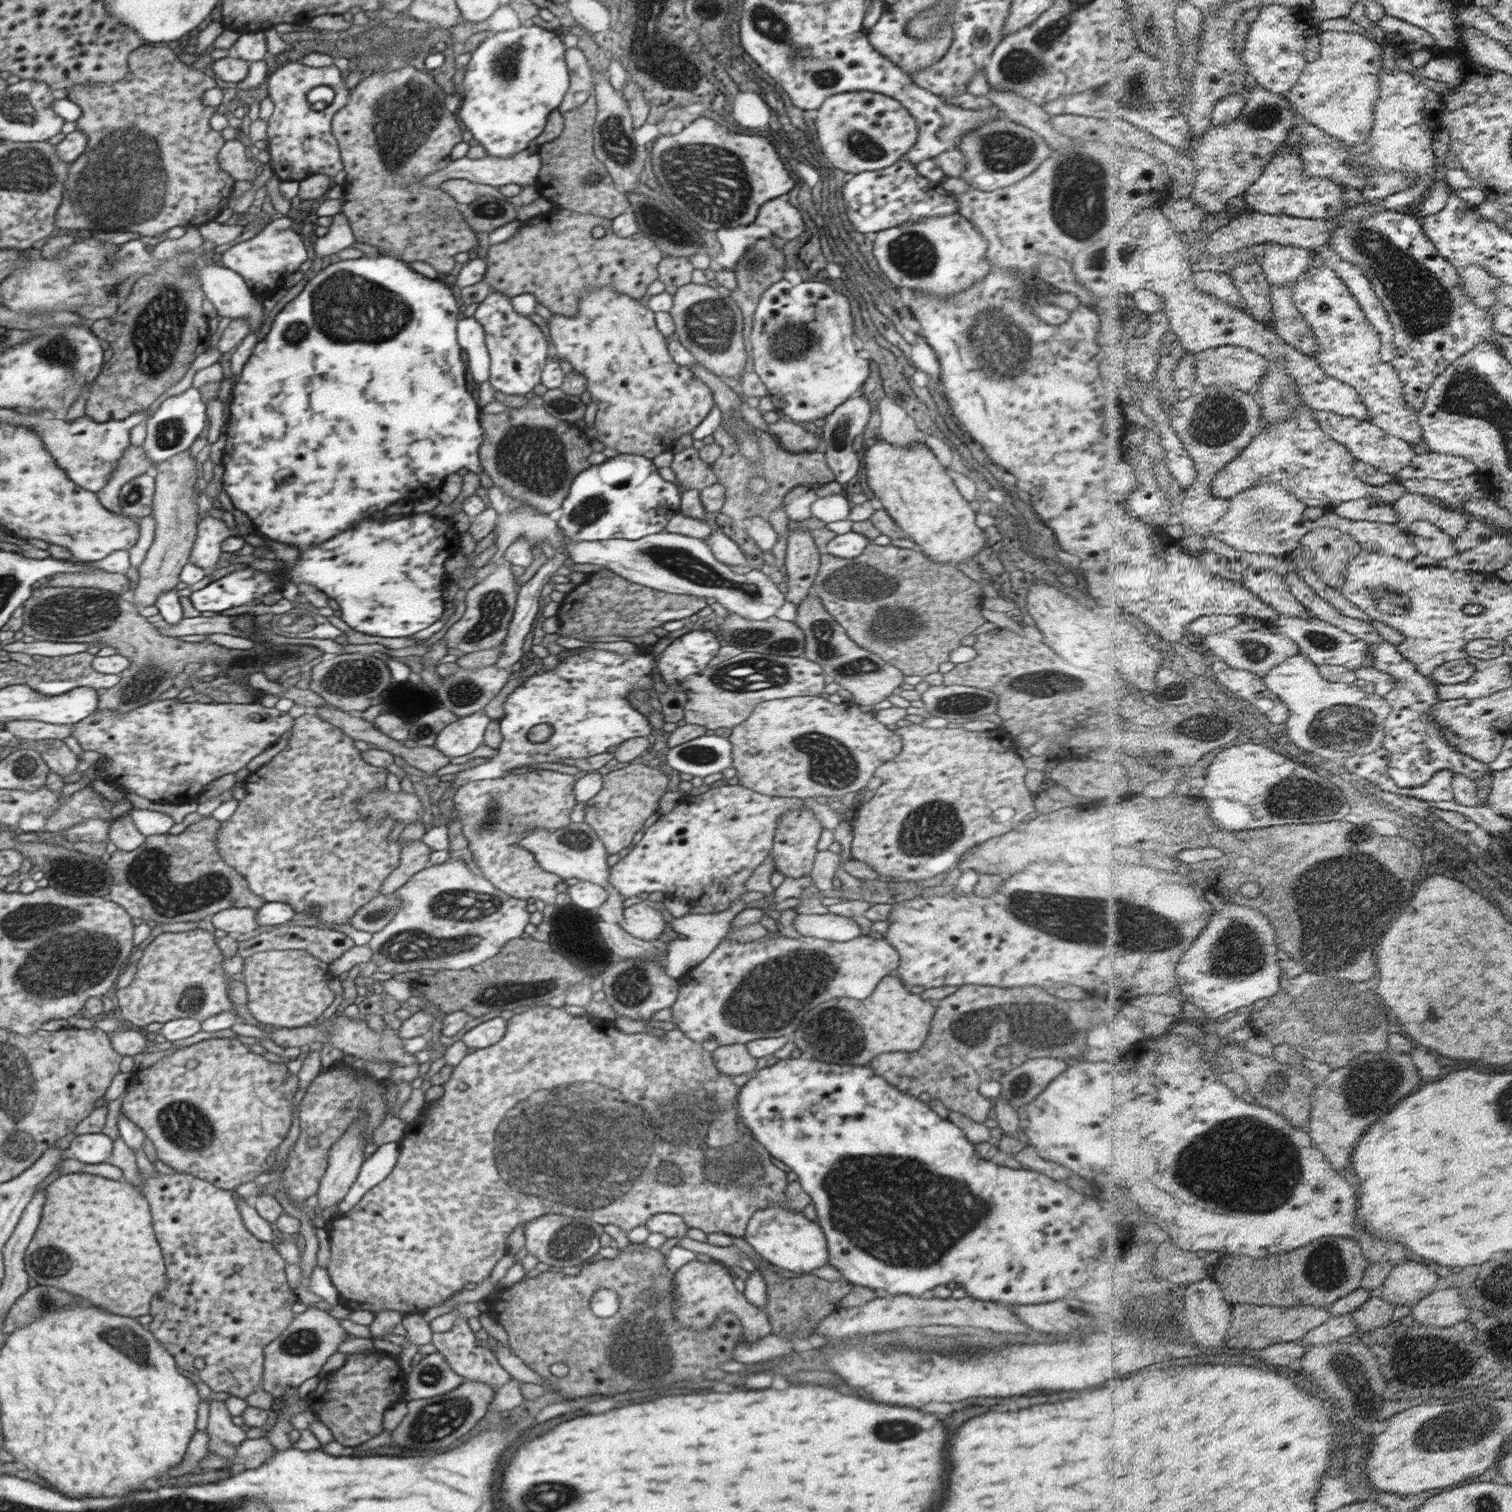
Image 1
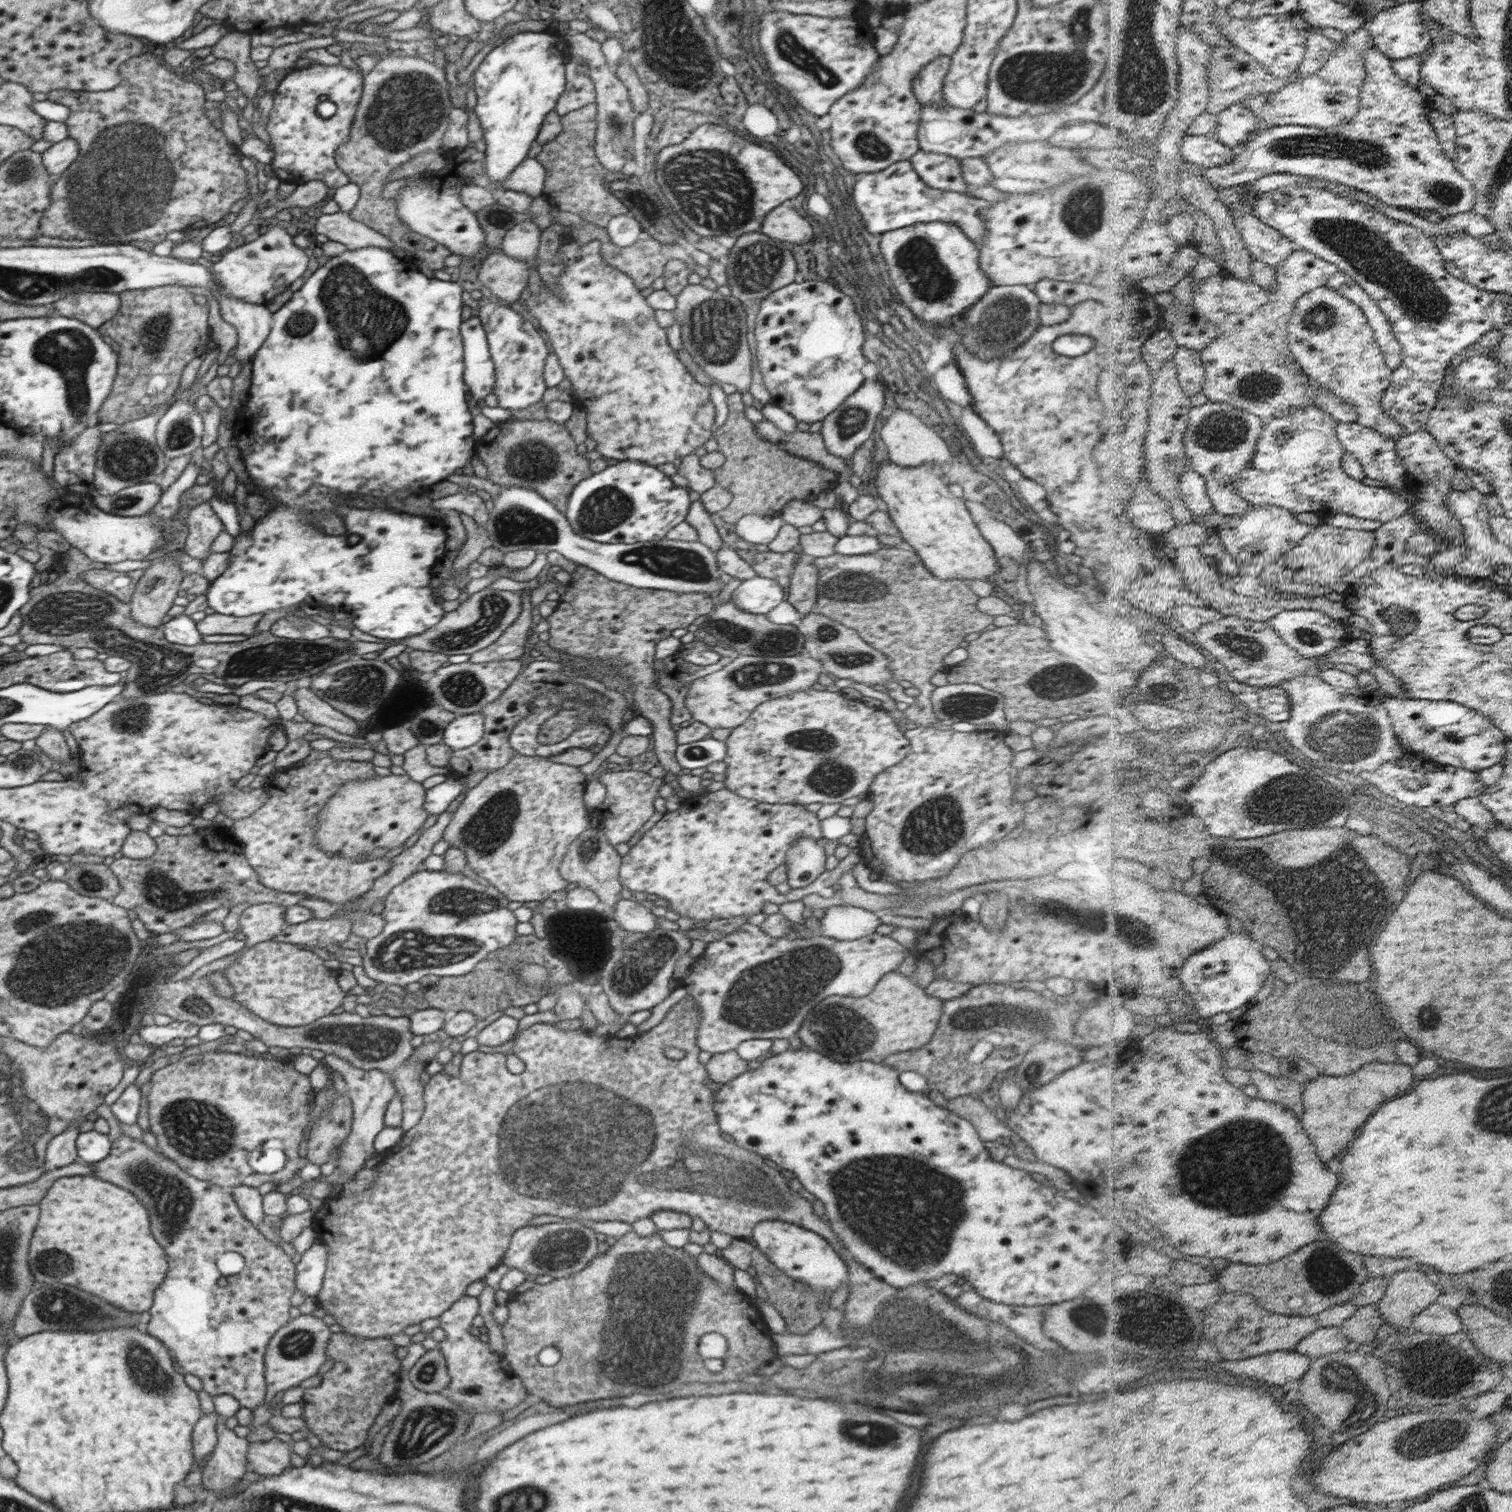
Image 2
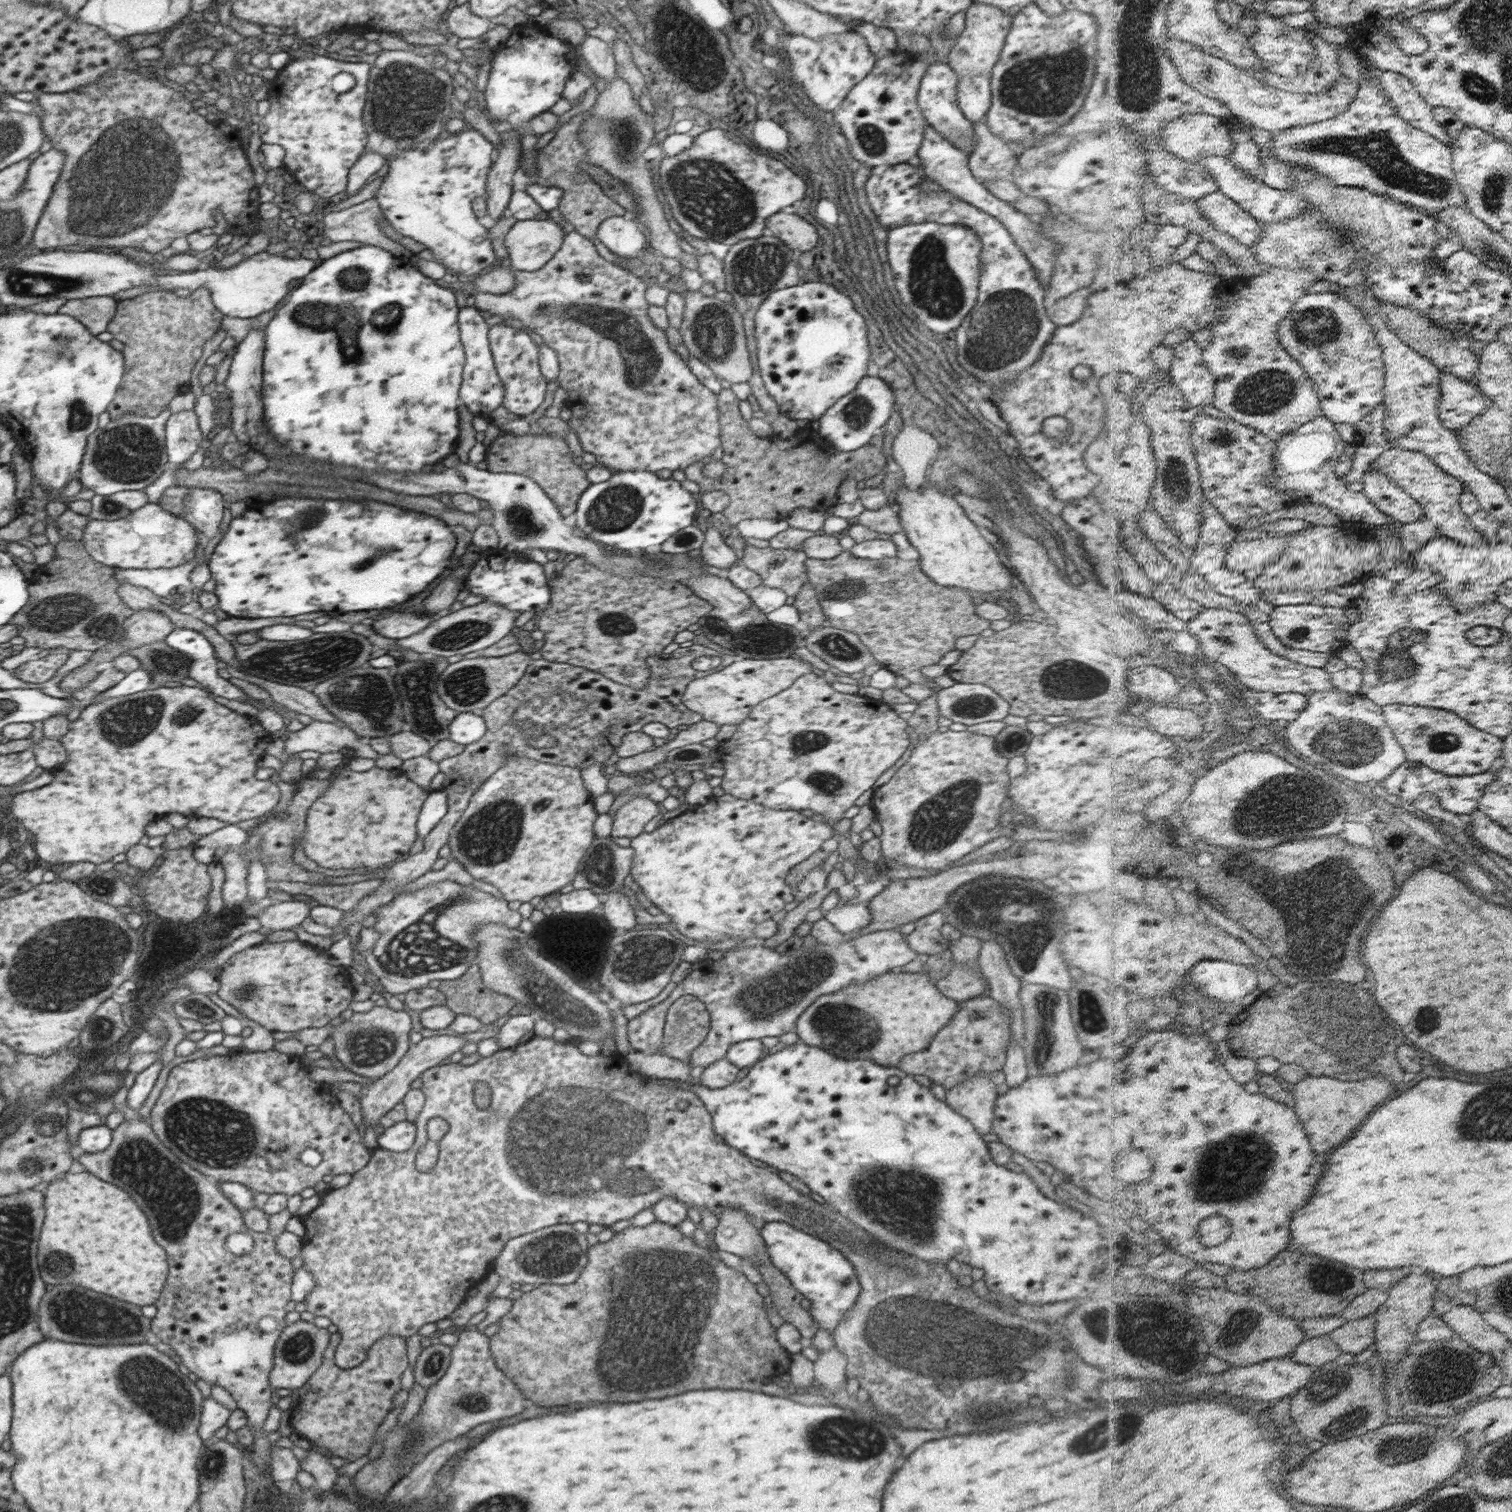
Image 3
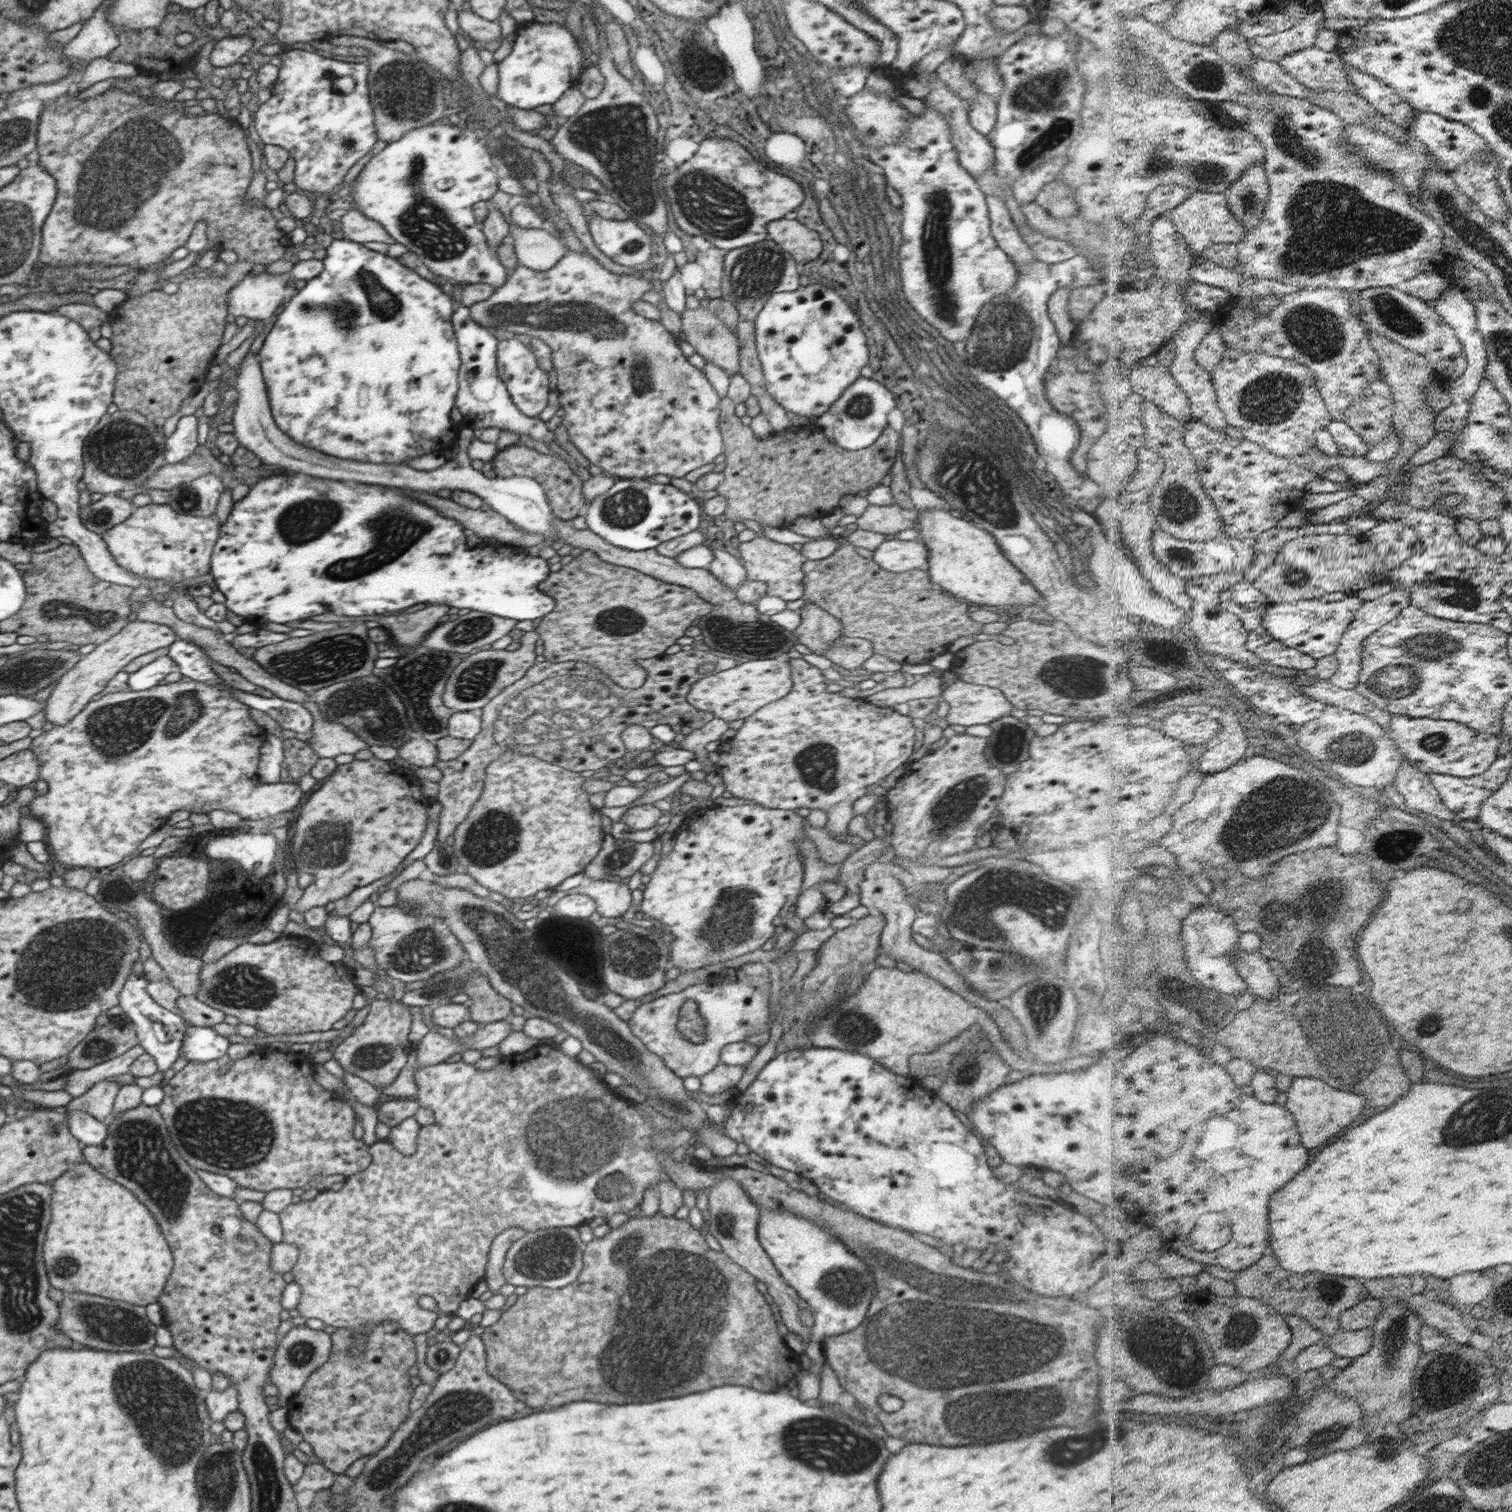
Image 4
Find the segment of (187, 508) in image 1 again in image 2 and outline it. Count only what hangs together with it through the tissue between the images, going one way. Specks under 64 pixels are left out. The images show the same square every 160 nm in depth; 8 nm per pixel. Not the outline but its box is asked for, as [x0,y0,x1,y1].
[128,557,185,628]

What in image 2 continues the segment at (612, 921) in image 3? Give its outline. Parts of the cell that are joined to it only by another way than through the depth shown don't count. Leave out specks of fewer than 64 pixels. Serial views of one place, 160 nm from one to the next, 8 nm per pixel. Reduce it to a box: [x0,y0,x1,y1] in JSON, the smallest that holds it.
[612,898,656,933]

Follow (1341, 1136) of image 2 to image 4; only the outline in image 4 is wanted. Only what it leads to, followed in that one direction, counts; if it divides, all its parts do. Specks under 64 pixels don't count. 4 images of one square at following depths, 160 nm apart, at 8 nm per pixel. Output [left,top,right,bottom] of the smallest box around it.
[1287,1077,1367,1148]

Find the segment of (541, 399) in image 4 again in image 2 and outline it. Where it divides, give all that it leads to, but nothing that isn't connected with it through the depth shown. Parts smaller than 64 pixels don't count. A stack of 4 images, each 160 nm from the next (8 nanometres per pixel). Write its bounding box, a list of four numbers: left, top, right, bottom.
[476,298,548,410]

